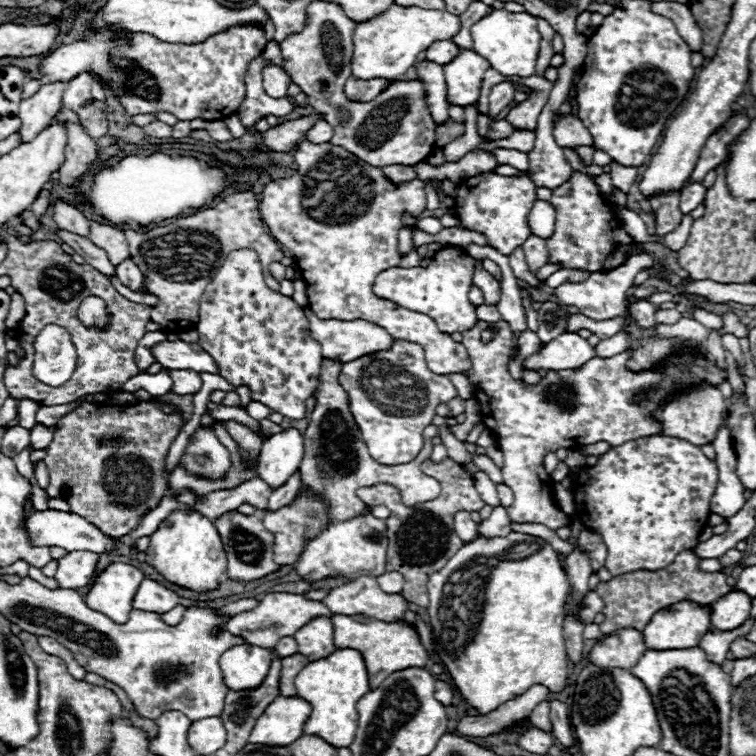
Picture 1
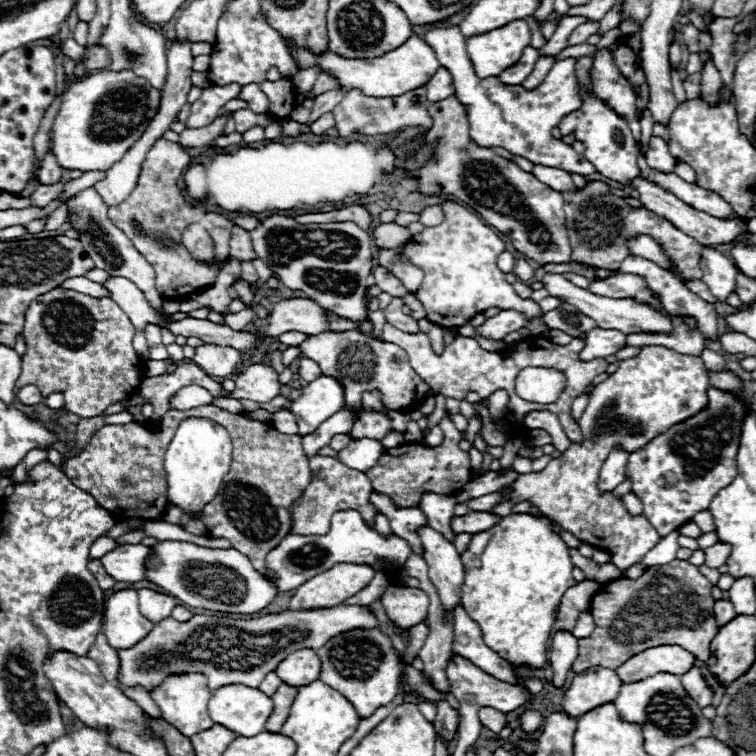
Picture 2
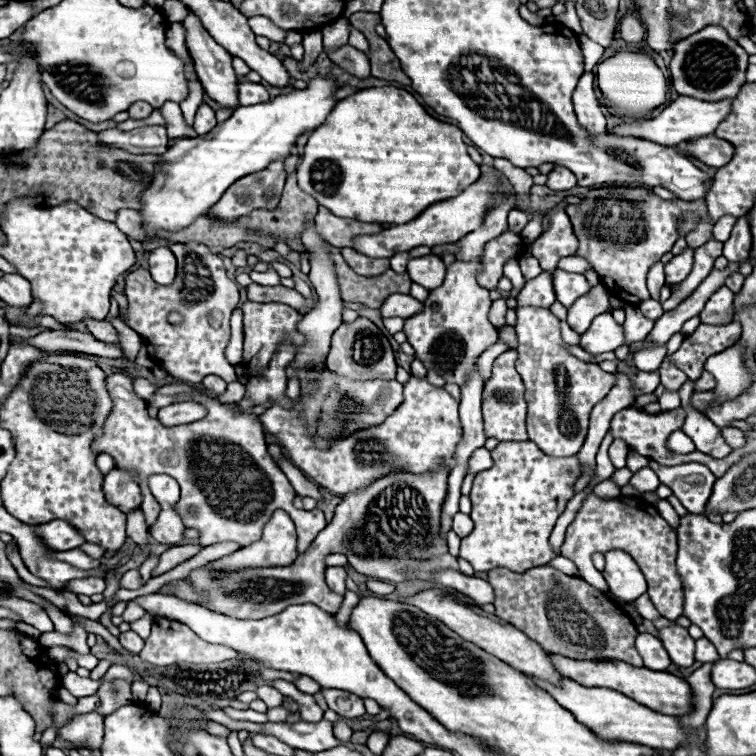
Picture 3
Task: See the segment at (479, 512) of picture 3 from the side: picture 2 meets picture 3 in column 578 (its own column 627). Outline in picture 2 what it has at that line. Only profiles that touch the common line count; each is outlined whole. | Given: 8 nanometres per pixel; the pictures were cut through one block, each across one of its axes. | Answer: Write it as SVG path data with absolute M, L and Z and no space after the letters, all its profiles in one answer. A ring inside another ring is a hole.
M710 386L708 406L686 422L670 426L654 440L632 452L626 476L632 480L632 492L644 504L648 522L666 536L688 522L696 512L706 510L718 490L736 478L736 454L740 446L742 422L750 412L750 398L738 398L730 392Z

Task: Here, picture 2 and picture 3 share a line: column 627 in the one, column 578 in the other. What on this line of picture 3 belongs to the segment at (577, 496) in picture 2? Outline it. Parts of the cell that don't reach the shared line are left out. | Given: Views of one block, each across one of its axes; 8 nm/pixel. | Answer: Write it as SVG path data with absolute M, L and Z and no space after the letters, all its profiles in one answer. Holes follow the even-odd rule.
M518 306L518 372L526 384L528 436L548 456L566 458L578 454L594 404L602 402L616 384L616 374L604 372L598 364L586 364L562 348L560 320L548 308ZM588 494L582 502L582 508L576 512L574 522L566 530L566 540L562 544L562 556L570 558L578 570L580 578L586 580L590 586L602 590L604 584L600 580L600 572L592 566L594 552L608 552L608 550L624 550L628 552L640 566L648 582L648 594L658 612L668 618L676 620L682 616L682 584L676 572L676 532L668 526L664 518L660 518L658 510L652 504L642 504L638 498L598 498L596 494Z

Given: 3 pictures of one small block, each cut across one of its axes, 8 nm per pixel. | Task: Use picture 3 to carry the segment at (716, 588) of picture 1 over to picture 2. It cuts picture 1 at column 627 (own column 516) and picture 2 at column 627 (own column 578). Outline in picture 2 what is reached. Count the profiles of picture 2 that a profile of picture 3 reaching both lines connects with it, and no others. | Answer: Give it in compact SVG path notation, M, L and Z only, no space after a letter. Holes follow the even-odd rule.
M672 560L670 564L664 564L664 566L646 568L638 580L630 580L630 578L618 578L618 580L624 580L624 582L608 582L592 598L590 614L594 618L596 628L588 638L582 638L578 642L580 652L572 666L572 672L580 674L592 666L616 670L620 664L624 664L634 654L638 654L646 648L662 646L662 644L676 644L676 646L688 650L690 654L694 654L702 662L706 662L706 658L710 658L710 642L718 632L714 614L712 614L712 608L714 608L714 600L710 596L712 584L698 572L696 566L688 564L686 560Z

